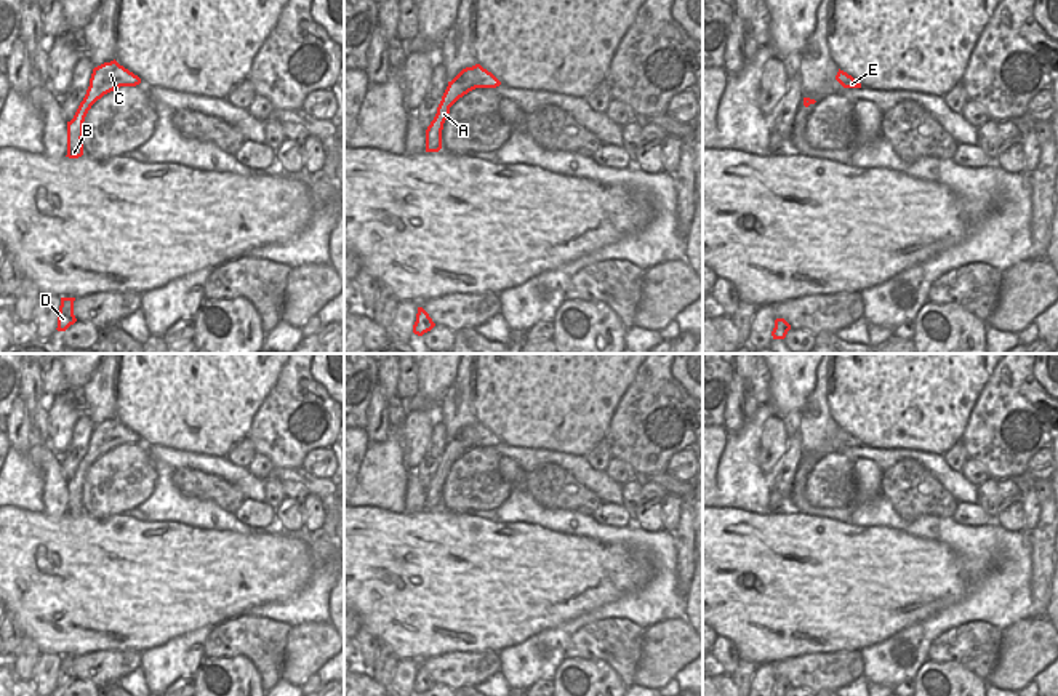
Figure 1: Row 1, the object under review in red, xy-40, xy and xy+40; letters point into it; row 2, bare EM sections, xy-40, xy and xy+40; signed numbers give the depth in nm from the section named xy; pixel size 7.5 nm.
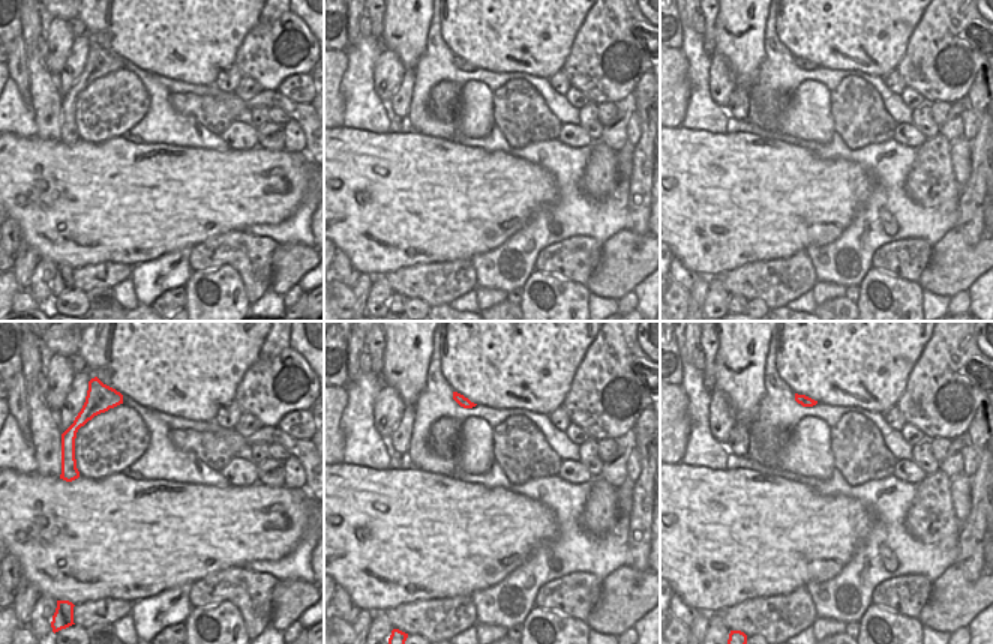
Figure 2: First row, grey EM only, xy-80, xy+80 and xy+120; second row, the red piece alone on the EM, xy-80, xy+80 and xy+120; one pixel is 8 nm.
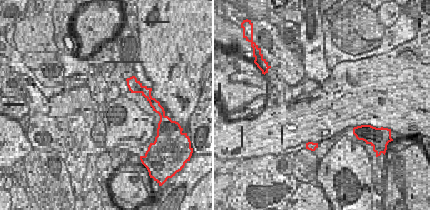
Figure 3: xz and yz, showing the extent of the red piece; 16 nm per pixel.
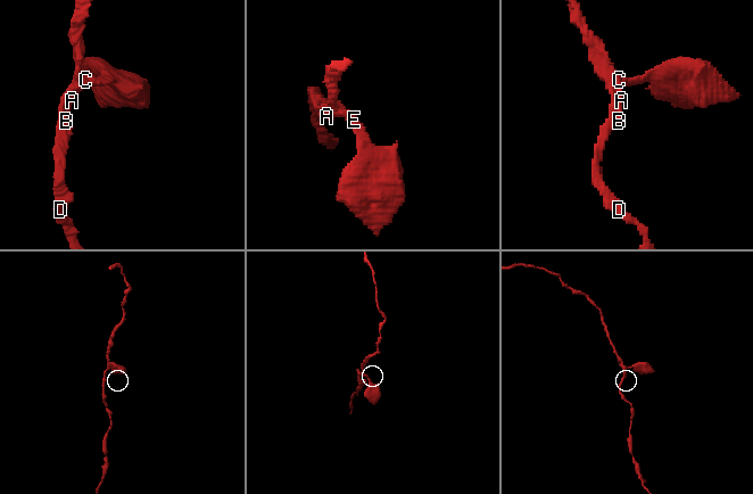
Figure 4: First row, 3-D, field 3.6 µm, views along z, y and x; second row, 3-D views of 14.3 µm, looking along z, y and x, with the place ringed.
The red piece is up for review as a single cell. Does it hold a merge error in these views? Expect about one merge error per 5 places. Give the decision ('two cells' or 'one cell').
one cell

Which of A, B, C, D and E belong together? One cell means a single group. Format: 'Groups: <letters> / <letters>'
Groups: A B C D E

